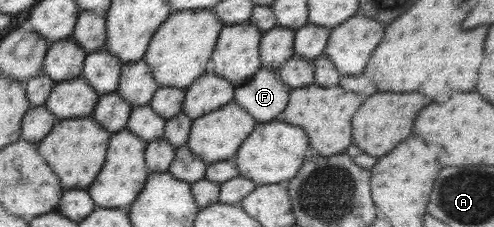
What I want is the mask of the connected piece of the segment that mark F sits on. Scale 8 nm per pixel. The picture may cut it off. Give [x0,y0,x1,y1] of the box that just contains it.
[233,68,291,123]

